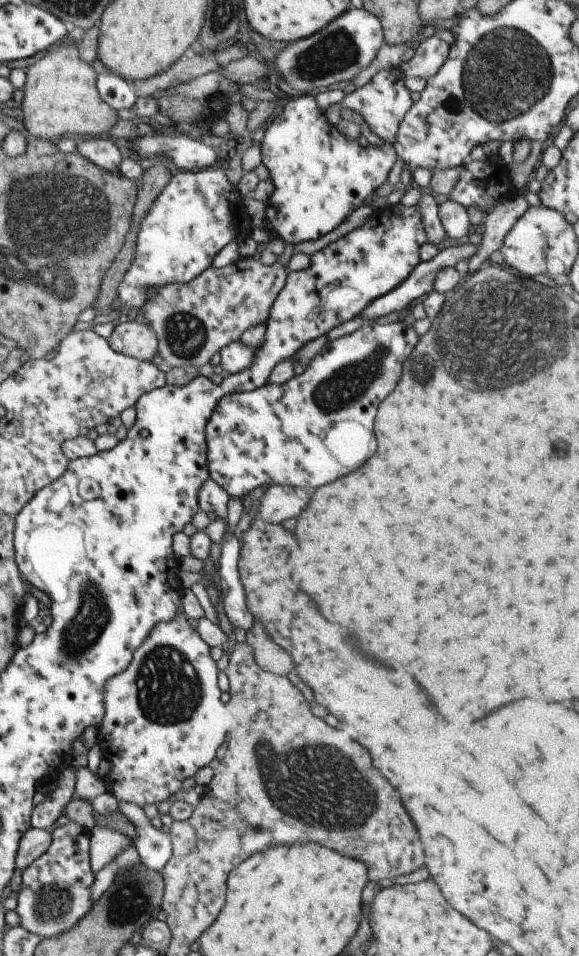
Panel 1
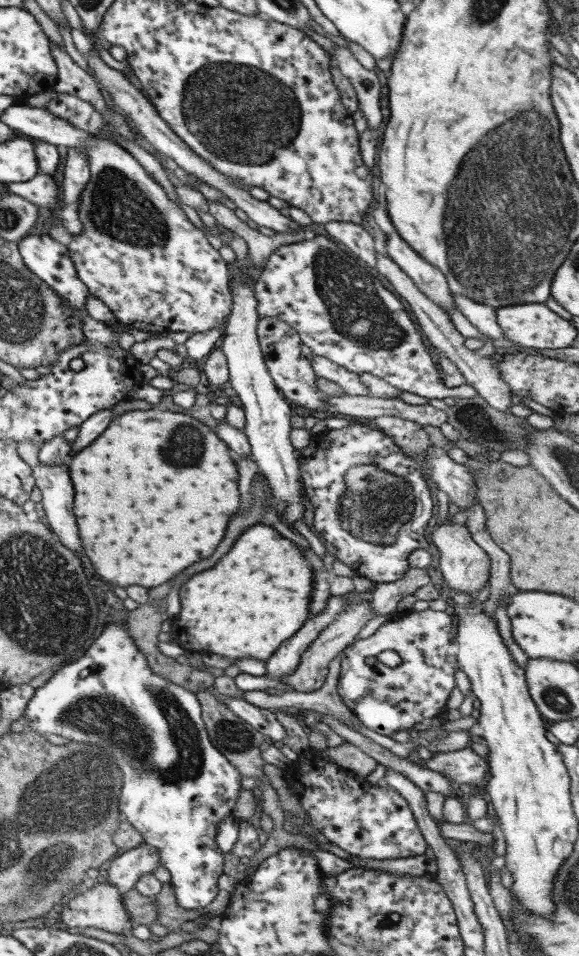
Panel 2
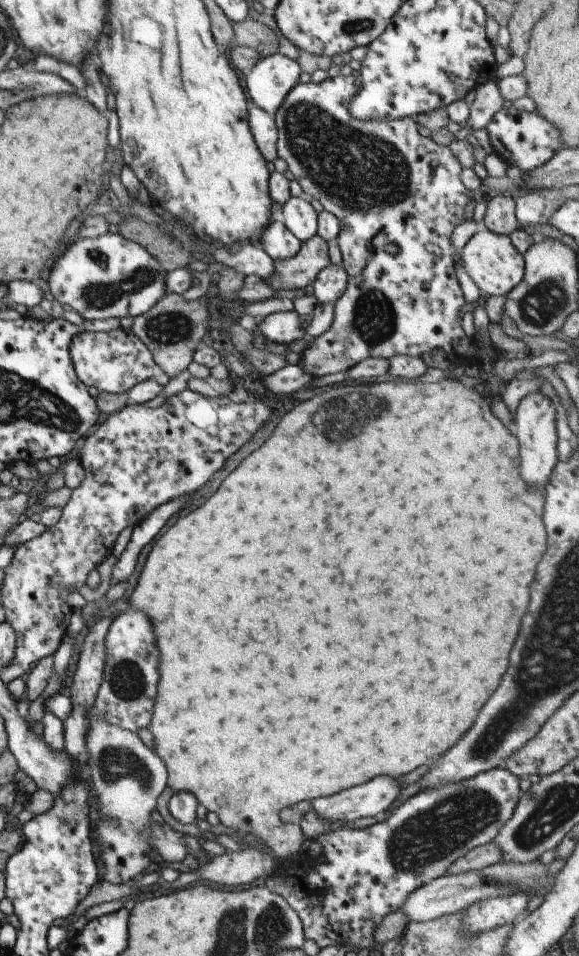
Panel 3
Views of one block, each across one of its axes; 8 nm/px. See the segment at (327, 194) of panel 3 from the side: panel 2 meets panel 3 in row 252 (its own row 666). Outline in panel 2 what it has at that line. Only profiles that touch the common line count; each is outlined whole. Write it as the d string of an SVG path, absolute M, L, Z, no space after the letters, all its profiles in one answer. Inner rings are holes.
M410 611L400 620L385 621L373 634L357 639L340 652L337 694L365 728L389 737L397 730L409 730L416 722L438 717L446 710L445 702L455 688L455 668L445 660L453 623L445 611ZM383 650L396 652L401 664L389 668L377 662L375 657Z

